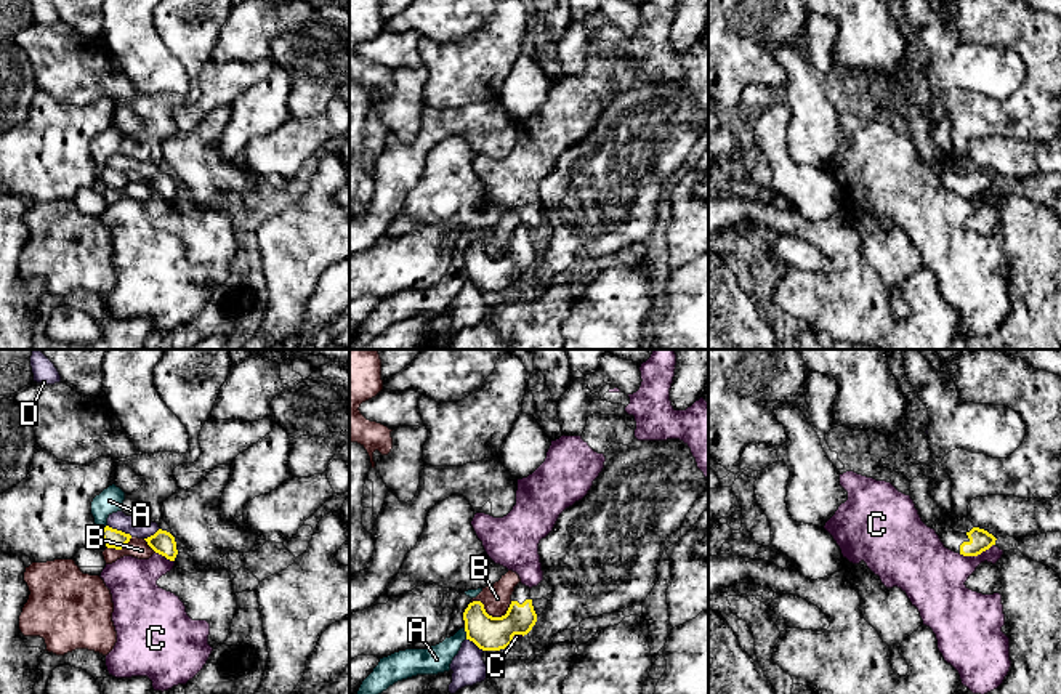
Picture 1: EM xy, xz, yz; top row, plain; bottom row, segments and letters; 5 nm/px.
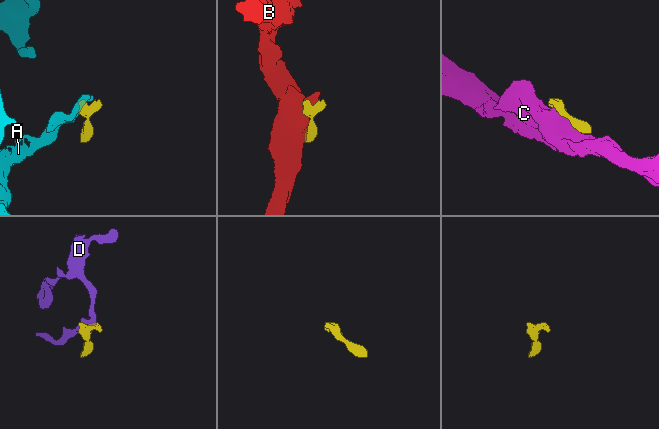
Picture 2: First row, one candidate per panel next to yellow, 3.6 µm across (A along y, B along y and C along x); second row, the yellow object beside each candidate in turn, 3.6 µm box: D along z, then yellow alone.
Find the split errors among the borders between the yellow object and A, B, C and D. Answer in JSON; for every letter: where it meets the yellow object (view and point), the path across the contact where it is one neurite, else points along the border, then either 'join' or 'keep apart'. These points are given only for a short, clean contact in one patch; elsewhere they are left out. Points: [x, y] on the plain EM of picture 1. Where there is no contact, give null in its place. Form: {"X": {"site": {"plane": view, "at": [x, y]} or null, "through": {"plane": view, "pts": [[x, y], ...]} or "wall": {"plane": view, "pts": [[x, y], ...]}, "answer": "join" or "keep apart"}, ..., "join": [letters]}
{"A": {"site": {"plane": "xz", "at": [467, 274]}, "wall": {"plane": "xz", "pts": [[463, 268], [467, 279]]}, "answer": "keep apart"}, "B": {"site": {"plane": "xz", "at": [491, 257]}, "answer": "keep apart"}, "C": {"site": {"plane": "yz", "at": [976, 196]}, "answer": "keep apart"}, "D": {"site": {"plane": "xy", "at": [121, 172]}, "wall": {"plane": "xy", "pts": [[108, 165], [132, 177]]}, "answer": "keep apart"}, "join": []}

